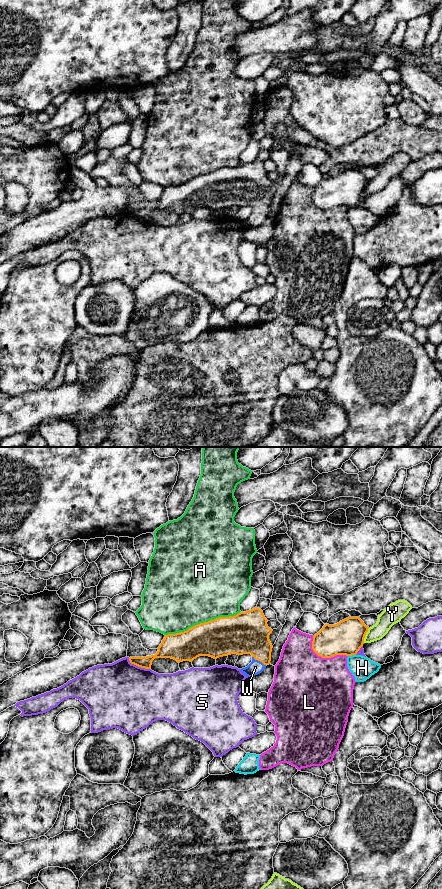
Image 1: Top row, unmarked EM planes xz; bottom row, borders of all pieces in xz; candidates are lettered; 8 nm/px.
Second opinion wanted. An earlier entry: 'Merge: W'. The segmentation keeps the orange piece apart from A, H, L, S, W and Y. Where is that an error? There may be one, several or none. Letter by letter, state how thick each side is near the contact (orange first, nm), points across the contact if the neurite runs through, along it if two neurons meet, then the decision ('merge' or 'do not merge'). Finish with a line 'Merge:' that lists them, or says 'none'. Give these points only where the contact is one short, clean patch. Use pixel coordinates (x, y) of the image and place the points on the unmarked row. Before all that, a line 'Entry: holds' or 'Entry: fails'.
Entry: holds
A: calibres 320 and 480 nm; do not merge
H: calibres 280 and 190 nm; do not merge
L: calibres 280 and 500 nm; do not merge
S: calibres 110 and 500 nm; do not merge
W: calibres 340 and 110 nm; way xz (247, 184), (259, 198), (259, 212), (255, 219); merge
Y: calibres 280 and 140 nm; do not merge
Merge: W

